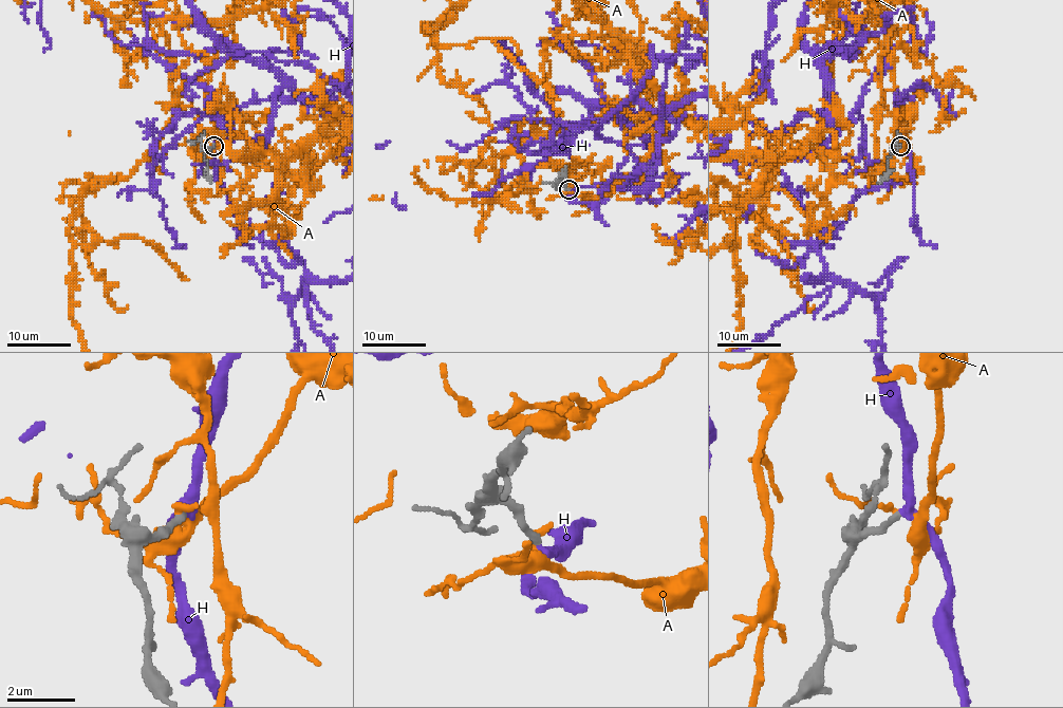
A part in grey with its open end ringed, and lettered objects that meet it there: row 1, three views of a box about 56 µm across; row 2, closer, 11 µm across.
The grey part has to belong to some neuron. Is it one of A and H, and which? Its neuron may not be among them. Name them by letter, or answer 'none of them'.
H

